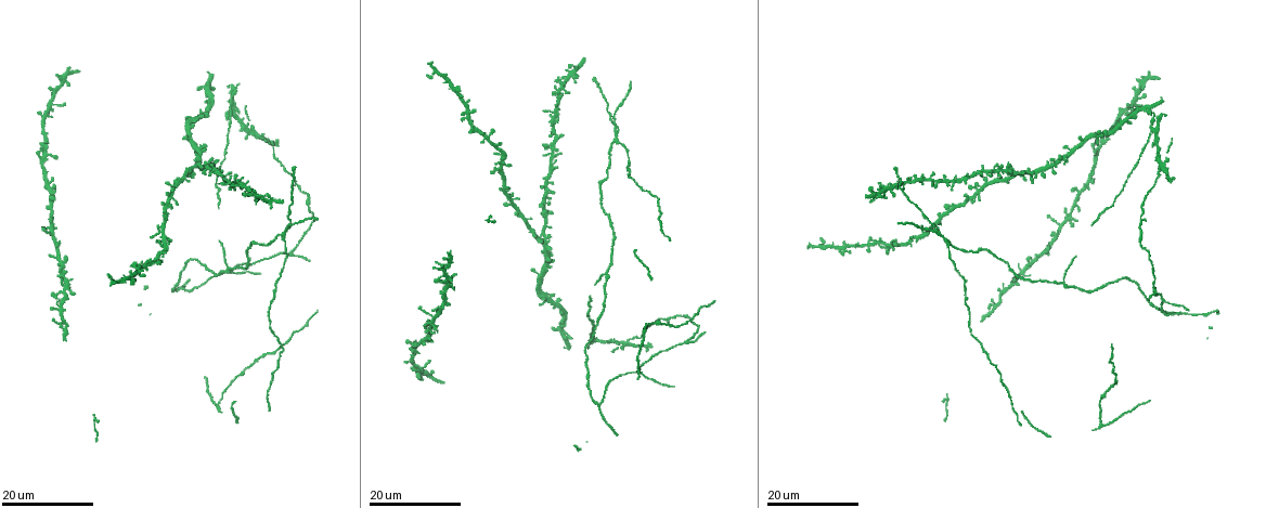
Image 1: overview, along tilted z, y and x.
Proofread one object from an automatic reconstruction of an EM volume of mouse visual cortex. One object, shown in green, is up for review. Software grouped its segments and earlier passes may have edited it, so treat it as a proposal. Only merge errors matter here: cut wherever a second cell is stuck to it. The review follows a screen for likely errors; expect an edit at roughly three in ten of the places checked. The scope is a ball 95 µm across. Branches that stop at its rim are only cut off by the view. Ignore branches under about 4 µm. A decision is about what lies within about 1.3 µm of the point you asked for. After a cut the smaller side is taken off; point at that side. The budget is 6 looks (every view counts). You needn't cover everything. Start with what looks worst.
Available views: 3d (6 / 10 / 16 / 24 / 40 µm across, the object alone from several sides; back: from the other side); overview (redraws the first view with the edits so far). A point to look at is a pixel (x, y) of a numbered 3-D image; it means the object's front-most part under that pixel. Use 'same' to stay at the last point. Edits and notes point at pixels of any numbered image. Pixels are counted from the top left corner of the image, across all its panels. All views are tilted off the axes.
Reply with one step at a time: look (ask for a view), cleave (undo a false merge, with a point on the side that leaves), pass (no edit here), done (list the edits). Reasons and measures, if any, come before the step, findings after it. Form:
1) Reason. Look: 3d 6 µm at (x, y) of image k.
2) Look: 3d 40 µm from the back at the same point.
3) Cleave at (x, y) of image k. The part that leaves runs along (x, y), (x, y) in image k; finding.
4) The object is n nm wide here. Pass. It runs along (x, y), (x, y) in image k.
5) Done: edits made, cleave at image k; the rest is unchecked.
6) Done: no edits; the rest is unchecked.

Thin arm on a thick one. Look: 3d 16 µm at (230, 103) of image 1.

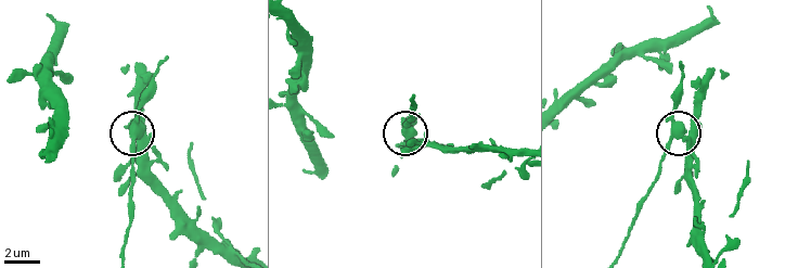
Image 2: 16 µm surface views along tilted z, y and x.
Look: 3d 6 µm at (672, 135) of image 2.

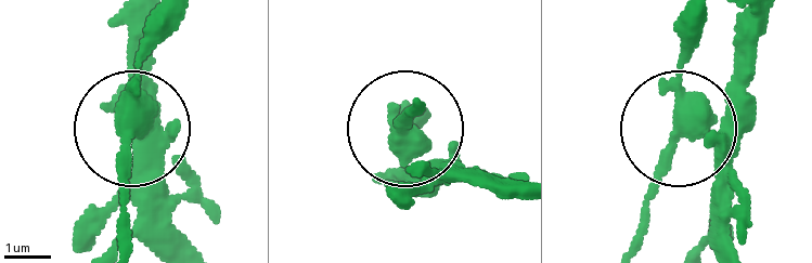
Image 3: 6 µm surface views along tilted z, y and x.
3 arms meet here. Pass. It runs along (191, 238), (144, 130), (125, 156), (130, 236) in image 3; one cell here.

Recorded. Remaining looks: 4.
Thin arm on a thick one. Look: 3d 16 µm at (1062, 284) of image 1.

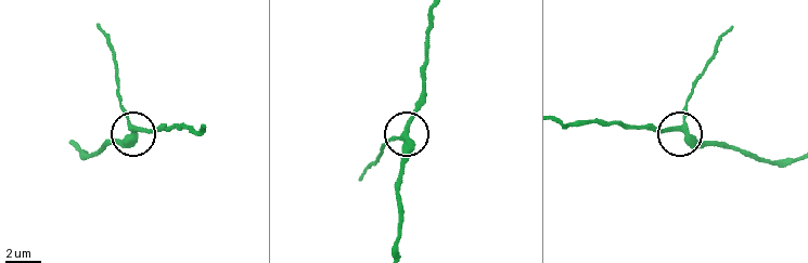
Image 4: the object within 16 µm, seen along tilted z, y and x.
Look: 3d 10 µm at (405, 135) of image 4.

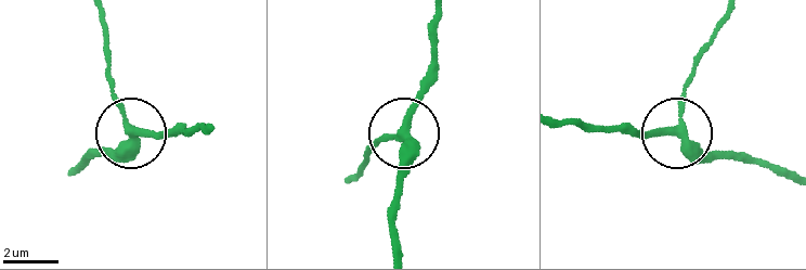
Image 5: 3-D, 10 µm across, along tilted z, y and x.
Pass. It runs along (392, 251), (407, 134), (367, 144) in image 5; all the same cell.

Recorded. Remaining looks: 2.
A fork. Look: 3d 16 µm at (597, 403) of image 1.

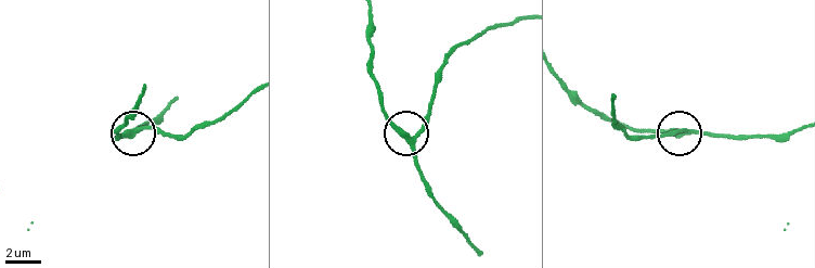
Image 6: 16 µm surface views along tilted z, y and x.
Look: 3d 10 µm at (407, 140) of image 6.

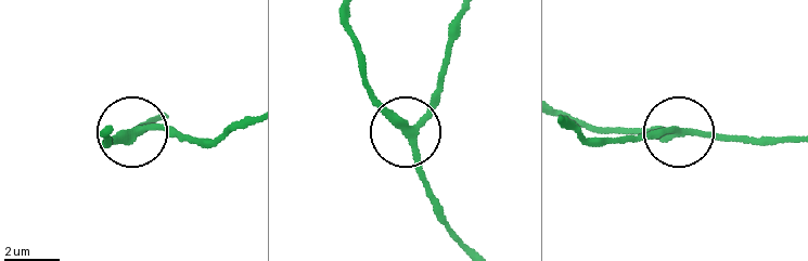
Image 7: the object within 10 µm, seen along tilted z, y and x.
The object is 270 nm wide here. Pass. It runs along (593, 141), (679, 130), (765, 138) in image 7; one cell here.

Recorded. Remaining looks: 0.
Done: no edits; the rest is unchecked.

